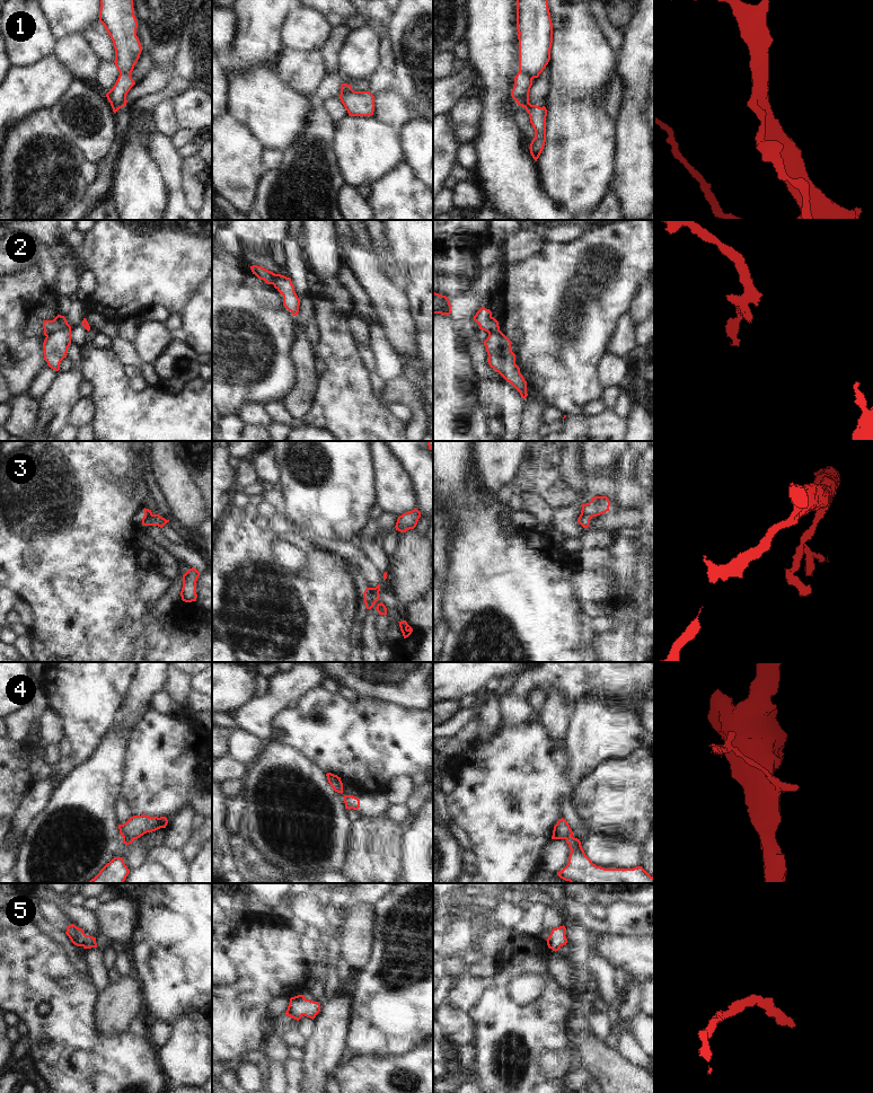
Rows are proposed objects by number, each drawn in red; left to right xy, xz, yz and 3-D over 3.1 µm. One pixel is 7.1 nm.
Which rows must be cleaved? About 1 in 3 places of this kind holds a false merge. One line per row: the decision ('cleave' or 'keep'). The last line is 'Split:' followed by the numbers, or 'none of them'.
1: cleave
2: cleave
3: cleave
4: cleave
5: keep
Split: 1, 2, 3, 4

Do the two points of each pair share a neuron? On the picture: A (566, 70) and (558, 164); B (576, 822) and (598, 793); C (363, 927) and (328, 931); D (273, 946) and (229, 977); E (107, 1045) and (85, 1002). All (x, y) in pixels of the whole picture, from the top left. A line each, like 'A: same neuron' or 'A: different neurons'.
A: same neuron
B: different neurons
C: different neurons
D: different neurons
E: same neuron

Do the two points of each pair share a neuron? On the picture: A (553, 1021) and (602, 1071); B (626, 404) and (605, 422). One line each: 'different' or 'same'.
A: different
B: different

